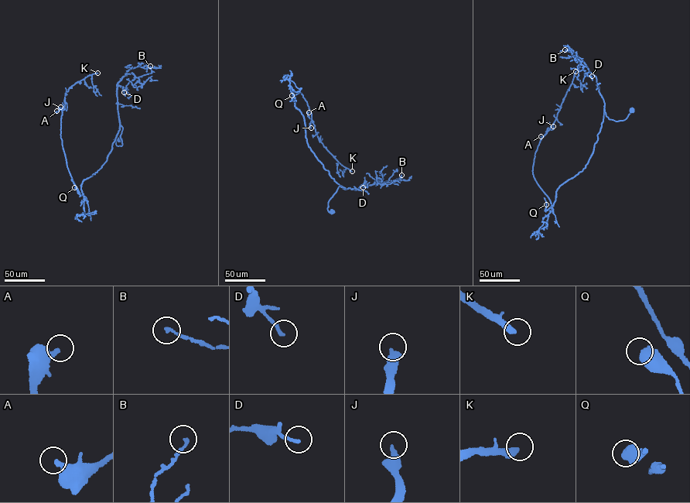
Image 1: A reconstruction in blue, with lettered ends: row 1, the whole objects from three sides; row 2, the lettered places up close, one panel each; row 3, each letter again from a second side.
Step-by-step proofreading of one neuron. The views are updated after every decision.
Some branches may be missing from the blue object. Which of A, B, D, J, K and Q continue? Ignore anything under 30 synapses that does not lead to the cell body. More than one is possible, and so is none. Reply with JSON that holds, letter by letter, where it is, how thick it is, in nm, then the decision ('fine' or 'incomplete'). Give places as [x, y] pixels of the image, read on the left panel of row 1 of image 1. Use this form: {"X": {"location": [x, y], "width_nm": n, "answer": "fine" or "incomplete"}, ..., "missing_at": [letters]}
{"A": {"location": [56, 111], "width_nm": 380, "answer": "fine"}, "B": {"location": [150, 66], "width_nm": 150, "answer": "fine"}, "D": {"location": [124, 92], "width_nm": 180, "answer": "fine"}, "J": {"location": [60, 107], "width_nm": 400, "answer": "fine"}, "K": {"location": [97, 73], "width_nm": 360, "answer": "incomplete"}, "Q": {"location": [74, 187], "width_nm": 650, "answer": "fine"}, "missing_at": ["K"]}

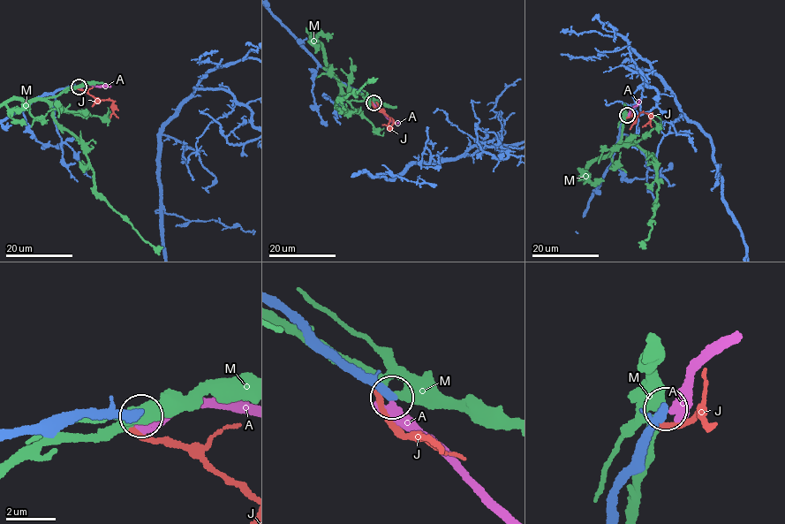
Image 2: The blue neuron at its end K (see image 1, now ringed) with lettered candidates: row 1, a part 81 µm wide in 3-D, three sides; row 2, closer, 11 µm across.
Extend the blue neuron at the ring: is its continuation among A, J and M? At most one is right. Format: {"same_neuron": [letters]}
{"same_neuron": []}

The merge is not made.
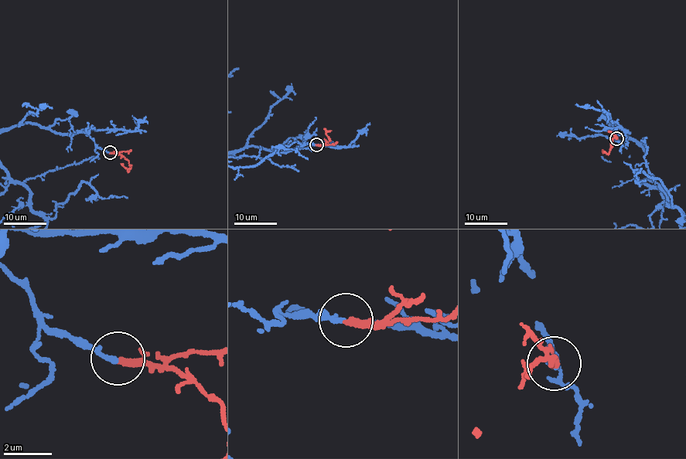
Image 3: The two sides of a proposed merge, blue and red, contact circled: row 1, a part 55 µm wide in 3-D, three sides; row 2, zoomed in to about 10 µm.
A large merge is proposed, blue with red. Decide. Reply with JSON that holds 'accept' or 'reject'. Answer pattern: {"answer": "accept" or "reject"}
{"answer": "accept"}

